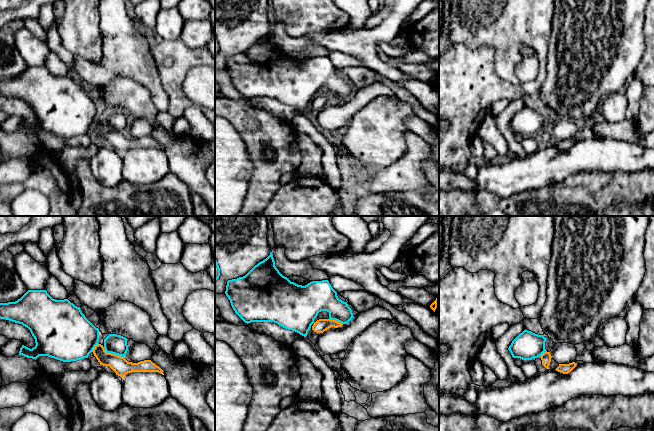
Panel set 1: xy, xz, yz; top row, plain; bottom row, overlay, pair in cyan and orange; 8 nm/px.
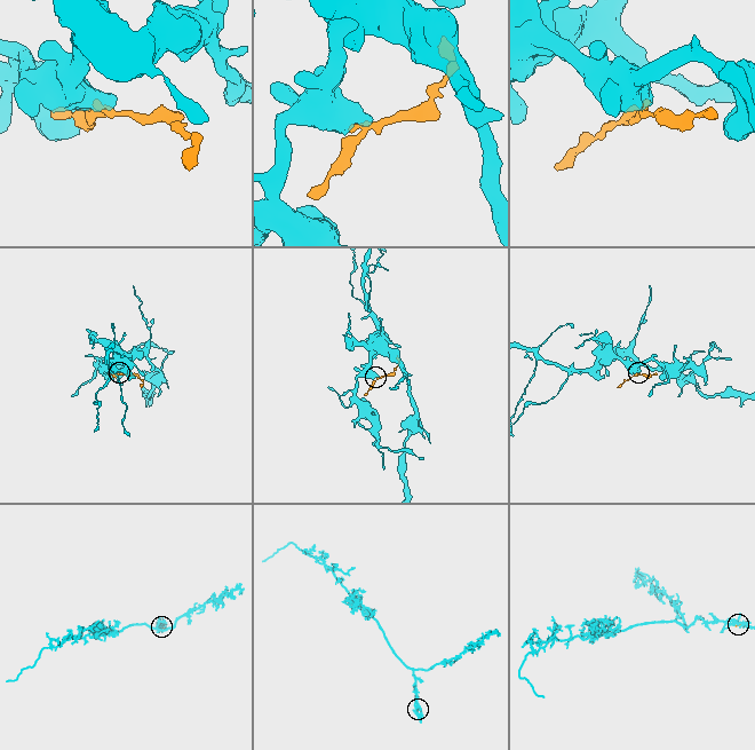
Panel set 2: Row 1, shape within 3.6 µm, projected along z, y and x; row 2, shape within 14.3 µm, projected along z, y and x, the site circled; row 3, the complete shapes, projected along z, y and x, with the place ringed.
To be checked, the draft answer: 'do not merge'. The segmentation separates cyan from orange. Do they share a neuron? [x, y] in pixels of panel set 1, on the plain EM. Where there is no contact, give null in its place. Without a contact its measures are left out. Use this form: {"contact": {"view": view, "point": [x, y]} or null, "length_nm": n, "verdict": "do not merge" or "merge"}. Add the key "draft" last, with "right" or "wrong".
{"contact": {"view": "xy", "point": [113, 129]}, "length_nm": 190, "verdict": "do not merge", "draft": "right"}

